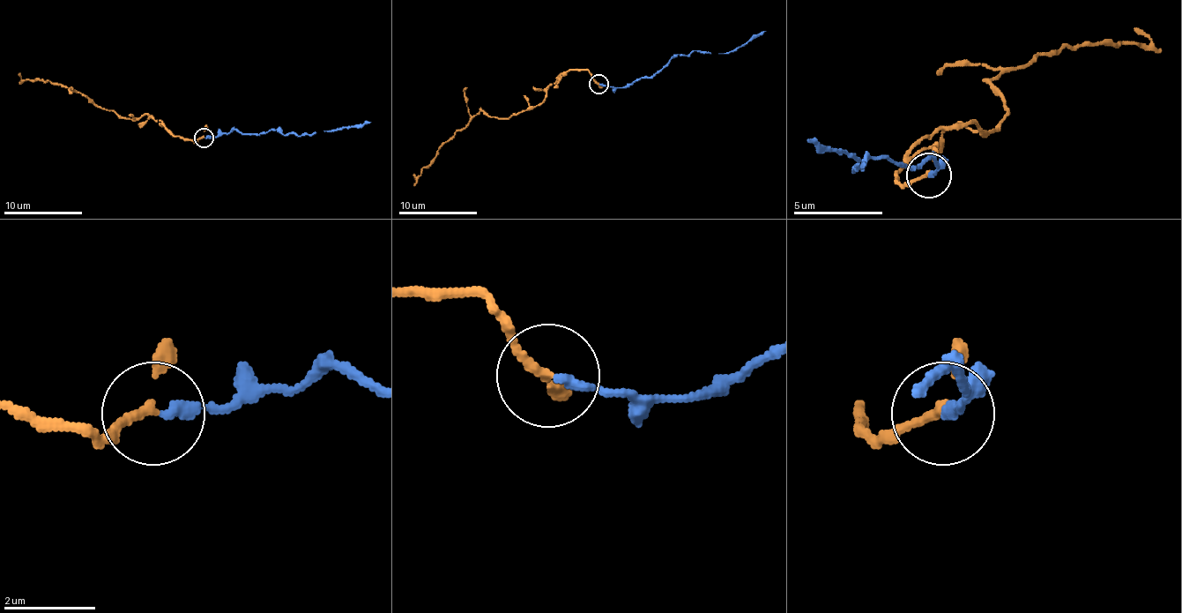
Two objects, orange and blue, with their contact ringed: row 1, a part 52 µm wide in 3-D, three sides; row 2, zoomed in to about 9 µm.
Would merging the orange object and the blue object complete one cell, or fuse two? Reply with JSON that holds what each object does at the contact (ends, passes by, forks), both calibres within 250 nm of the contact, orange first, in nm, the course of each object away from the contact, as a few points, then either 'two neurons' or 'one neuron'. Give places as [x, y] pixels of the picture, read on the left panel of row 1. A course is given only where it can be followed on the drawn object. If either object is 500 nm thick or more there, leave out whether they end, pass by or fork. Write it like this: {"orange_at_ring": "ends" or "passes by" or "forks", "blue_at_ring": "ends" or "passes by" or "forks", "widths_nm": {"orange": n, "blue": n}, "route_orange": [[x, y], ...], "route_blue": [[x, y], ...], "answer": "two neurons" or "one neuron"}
{"orange_at_ring": "passes by", "blue_at_ring": "ends", "widths_nm": {"orange": 140, "blue": 220}, "route_orange": [[204, 138], [174, 136], [145, 115], [118, 116], [50, 81], [22, 79], [18, 73]], "route_blue": [[204, 138], [232, 132], [261, 134], [278, 130], [284, 134], [300, 136], [370, 123]], "answer": "one neuron"}

